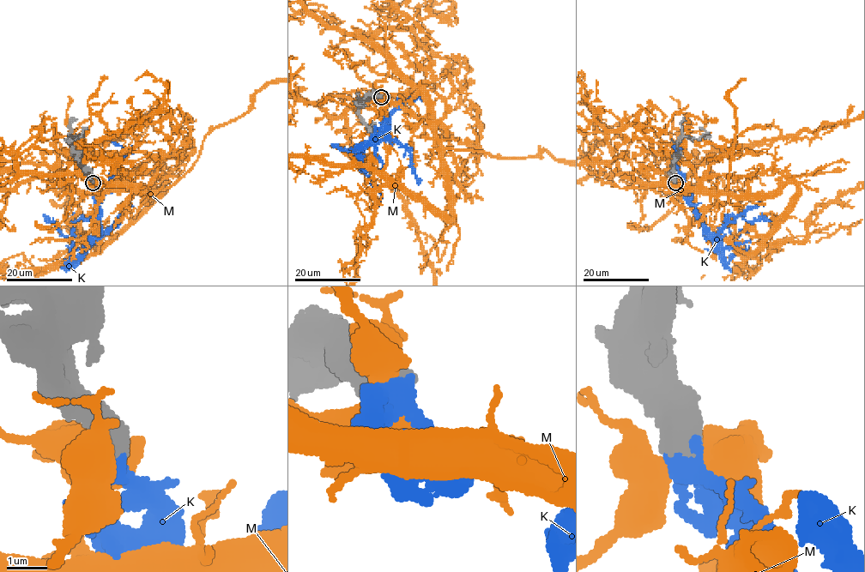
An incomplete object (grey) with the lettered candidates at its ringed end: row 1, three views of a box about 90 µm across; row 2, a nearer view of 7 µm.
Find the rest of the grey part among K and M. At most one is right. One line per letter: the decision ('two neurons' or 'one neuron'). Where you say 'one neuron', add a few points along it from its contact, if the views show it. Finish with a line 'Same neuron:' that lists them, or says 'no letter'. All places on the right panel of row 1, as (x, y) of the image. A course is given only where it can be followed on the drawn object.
K: one neuron
M: two neurons
Same neuron: K

